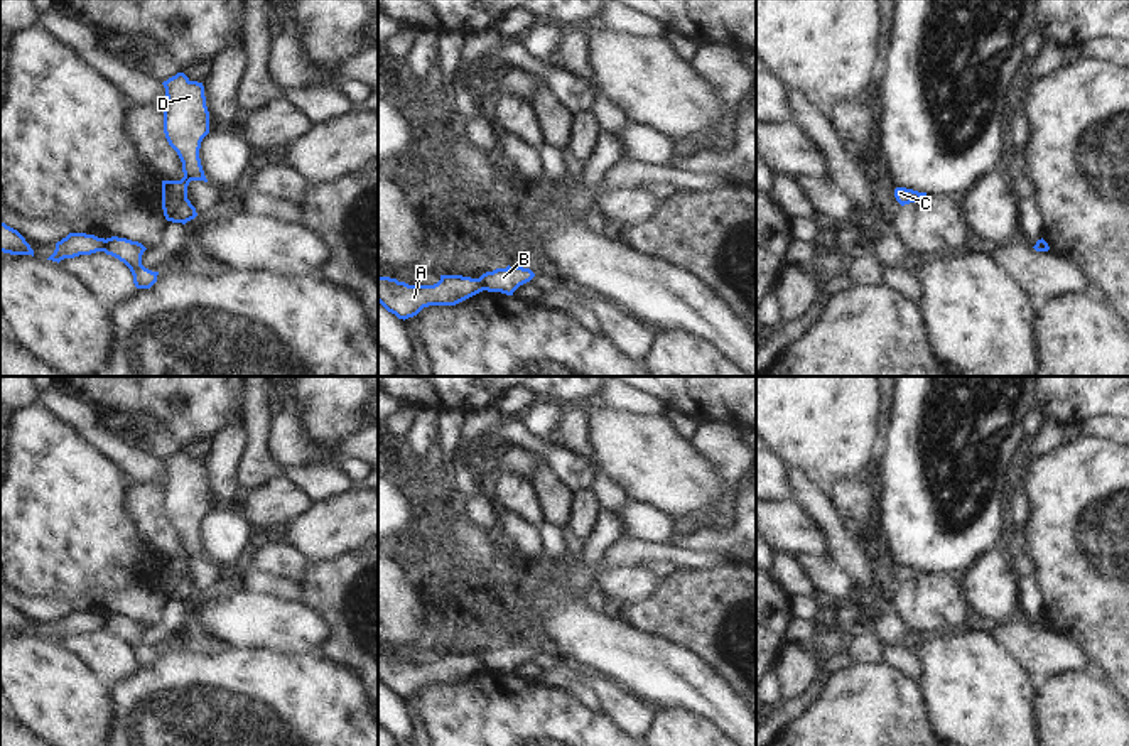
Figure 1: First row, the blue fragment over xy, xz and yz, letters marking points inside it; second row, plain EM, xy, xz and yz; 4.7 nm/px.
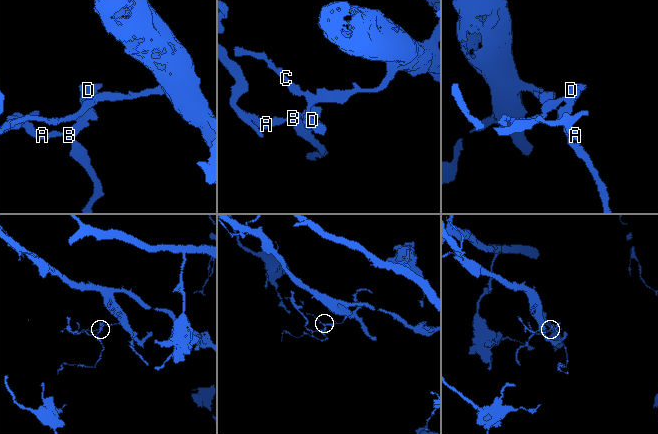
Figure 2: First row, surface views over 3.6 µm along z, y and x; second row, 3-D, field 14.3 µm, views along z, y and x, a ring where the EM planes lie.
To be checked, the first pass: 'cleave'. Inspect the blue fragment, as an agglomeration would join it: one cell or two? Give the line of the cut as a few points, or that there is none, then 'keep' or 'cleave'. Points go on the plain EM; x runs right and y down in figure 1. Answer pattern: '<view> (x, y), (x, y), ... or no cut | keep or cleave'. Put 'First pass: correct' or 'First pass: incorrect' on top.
First pass: correct
xy (105, 618), (102, 628) | cleave

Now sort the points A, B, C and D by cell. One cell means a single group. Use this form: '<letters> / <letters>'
A / B C D

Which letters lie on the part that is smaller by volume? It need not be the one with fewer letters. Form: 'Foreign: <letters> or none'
Foreign: A.

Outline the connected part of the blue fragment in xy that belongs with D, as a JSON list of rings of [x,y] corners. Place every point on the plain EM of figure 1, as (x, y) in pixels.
[[[177,451],[162,462],[167,474],[164,511],[169,523],[177,530],[184,550],[181,559],[162,559],[162,587],[167,599],[186,603],[197,594],[196,586],[187,577],[189,560],[208,560],[199,527],[203,516],[209,511],[209,489],[203,461],[191,459],[184,451]]]

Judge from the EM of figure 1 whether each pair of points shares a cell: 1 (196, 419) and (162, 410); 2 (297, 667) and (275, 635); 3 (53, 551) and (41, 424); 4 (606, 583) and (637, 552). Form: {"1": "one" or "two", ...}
{"1": "one", "2": "two", "3": "one", "4": "two"}

